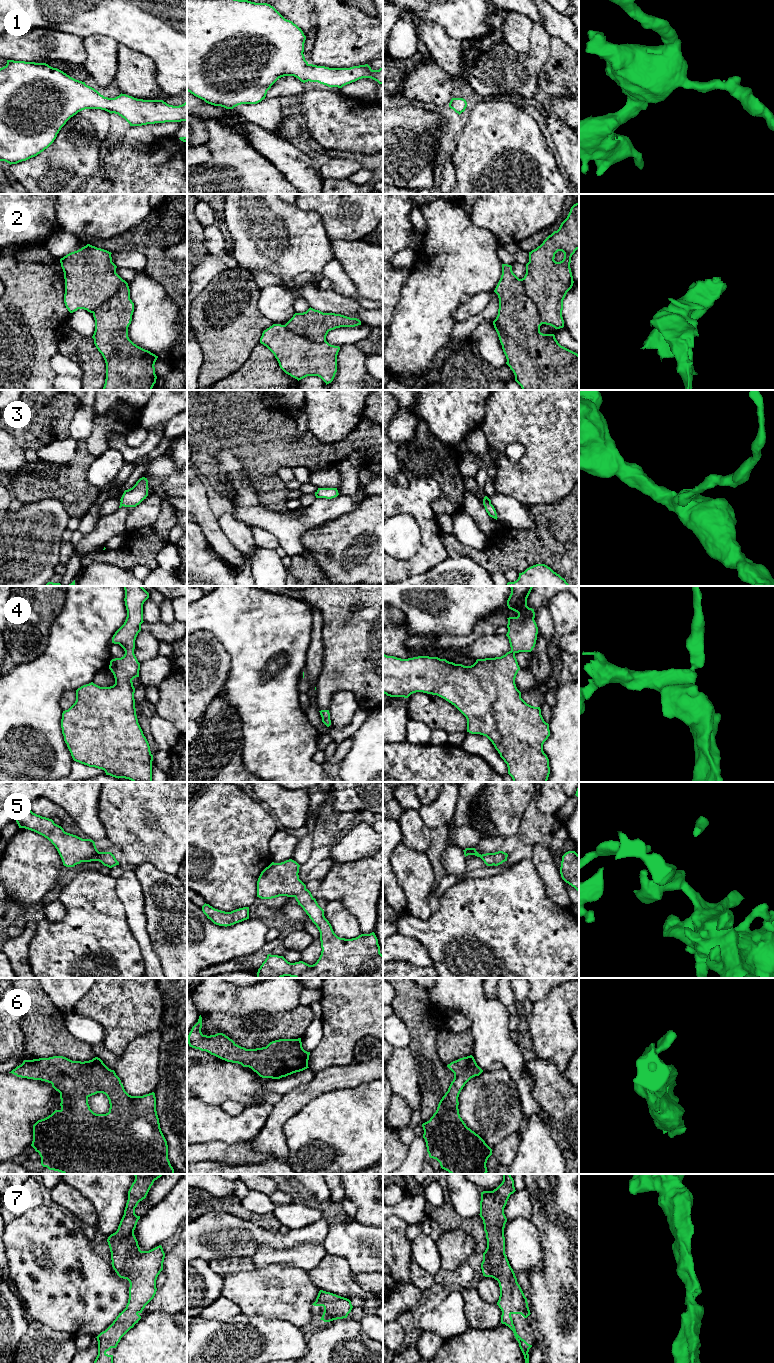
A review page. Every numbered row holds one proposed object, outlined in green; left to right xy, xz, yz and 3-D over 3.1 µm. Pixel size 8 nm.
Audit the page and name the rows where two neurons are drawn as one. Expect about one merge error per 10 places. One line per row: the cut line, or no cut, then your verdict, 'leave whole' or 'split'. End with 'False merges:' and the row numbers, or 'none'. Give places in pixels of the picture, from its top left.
1: no cut; leave whole
2: no cut; leave whole
3: no cut; leave whole
4: no cut; leave whole
5: no cut; leave whole
6: no cut; leave whole
7: no cut; leave whole
False merges: none

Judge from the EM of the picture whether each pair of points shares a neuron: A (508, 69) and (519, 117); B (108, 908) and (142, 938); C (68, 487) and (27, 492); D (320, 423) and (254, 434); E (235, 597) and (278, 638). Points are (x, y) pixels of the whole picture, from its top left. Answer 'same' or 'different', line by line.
A: different
B: different
C: same
D: different
E: same

